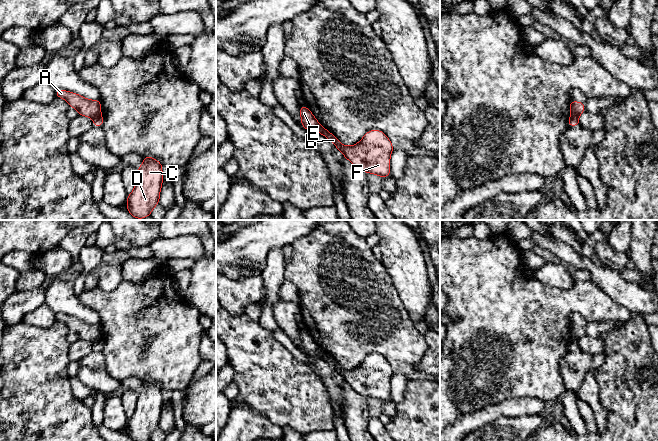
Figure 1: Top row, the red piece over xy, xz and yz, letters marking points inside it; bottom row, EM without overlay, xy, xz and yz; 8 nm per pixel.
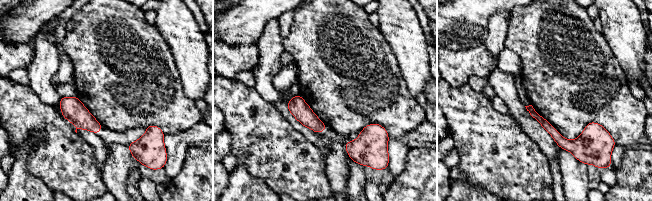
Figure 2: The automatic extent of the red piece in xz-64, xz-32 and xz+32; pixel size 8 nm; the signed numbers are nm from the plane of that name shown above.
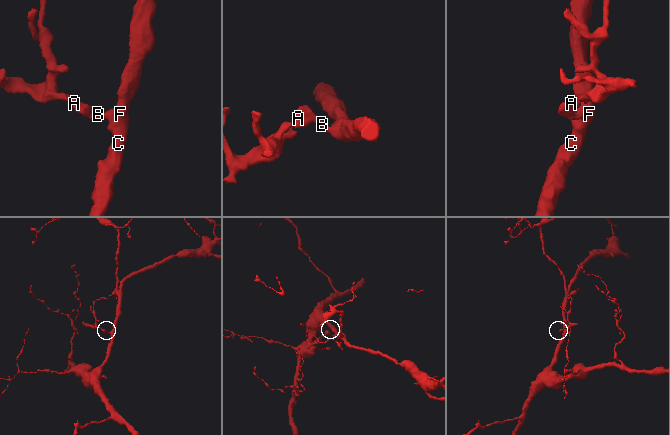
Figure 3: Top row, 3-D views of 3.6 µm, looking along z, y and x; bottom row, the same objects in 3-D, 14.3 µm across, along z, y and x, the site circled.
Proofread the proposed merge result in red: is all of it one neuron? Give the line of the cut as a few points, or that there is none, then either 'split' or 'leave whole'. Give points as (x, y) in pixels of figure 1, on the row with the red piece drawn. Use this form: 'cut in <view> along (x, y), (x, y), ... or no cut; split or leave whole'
cut in xz along (320, 126), (321, 132), (324, 135); split

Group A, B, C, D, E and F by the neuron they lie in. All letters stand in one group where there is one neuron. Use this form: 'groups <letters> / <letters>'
groups A E / B C D F

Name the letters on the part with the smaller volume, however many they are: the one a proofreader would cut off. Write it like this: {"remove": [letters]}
{"remove": ["A", "E"]}

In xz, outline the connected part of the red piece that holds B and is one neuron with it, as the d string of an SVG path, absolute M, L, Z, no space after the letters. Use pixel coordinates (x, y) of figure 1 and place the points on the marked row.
M321 128L323 135L355 167L380 177L390 176L390 157L394 147L385 133L377 129L370 130L357 144L345 146L326 128Z

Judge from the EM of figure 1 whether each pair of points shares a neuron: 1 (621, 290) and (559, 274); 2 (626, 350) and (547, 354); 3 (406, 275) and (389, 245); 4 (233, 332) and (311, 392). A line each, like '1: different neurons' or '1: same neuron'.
1: different neurons
2: different neurons
3: same neuron
4: same neuron

